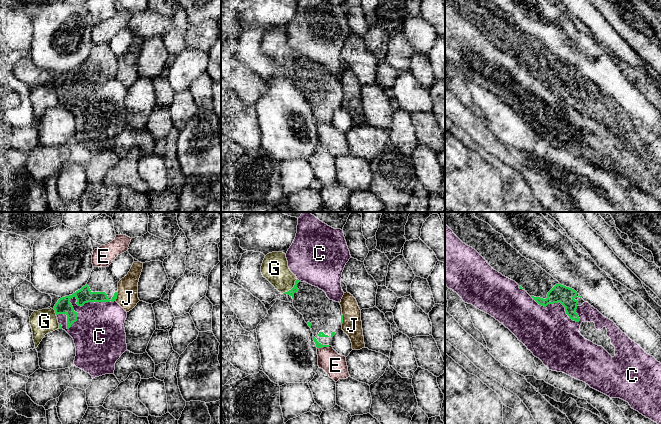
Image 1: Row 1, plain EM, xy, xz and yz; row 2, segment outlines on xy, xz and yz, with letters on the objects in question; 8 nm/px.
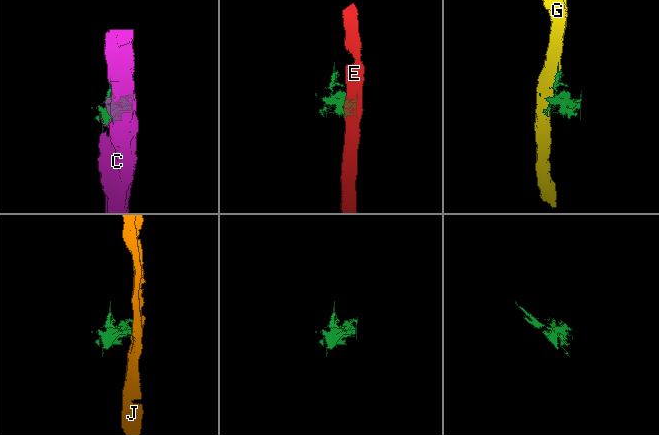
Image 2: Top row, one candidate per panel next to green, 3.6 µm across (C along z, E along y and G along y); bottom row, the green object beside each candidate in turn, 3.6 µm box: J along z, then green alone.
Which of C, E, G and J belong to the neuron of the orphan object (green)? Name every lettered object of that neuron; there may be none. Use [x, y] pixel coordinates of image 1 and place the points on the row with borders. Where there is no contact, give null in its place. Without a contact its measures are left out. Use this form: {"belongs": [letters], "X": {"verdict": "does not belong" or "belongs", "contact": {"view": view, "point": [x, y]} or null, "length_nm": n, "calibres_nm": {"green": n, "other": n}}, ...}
{"belongs": [], "C": {"verdict": "does not belong", "contact": {"view": "xy", "point": [69, 301]}, "length_nm": 500, "calibres_nm": {"green": 120, "other": 280}}, "E": {"verdict": "does not belong", "contact": {"view": "xz", "point": [323, 346]}, "length_nm": 110, "calibres_nm": {"green": 50, "other": 190}}, "G": {"verdict": "does not belong", "contact": {"view": "xz", "point": [292, 288]}, "length_nm": 170, "calibres_nm": {"green": 50, "other": 220}}, "J": {"verdict": "does not belong", "contact": {"view": "xy", "point": [116, 296]}, "length_nm": 80, "calibres_nm": {"green": 120, "other": 170}}}

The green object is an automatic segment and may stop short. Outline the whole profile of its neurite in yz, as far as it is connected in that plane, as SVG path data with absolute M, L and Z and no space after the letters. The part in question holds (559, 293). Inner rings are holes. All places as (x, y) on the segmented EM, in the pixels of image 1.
M445 212L445 224L463 243L475 249L494 270L515 281L519 288L525 290L539 305L546 307L559 302L565 307L570 319L580 321L576 309L585 302L581 296L574 289L561 285L534 261L523 257L506 242L502 234L476 218L474 212Z

